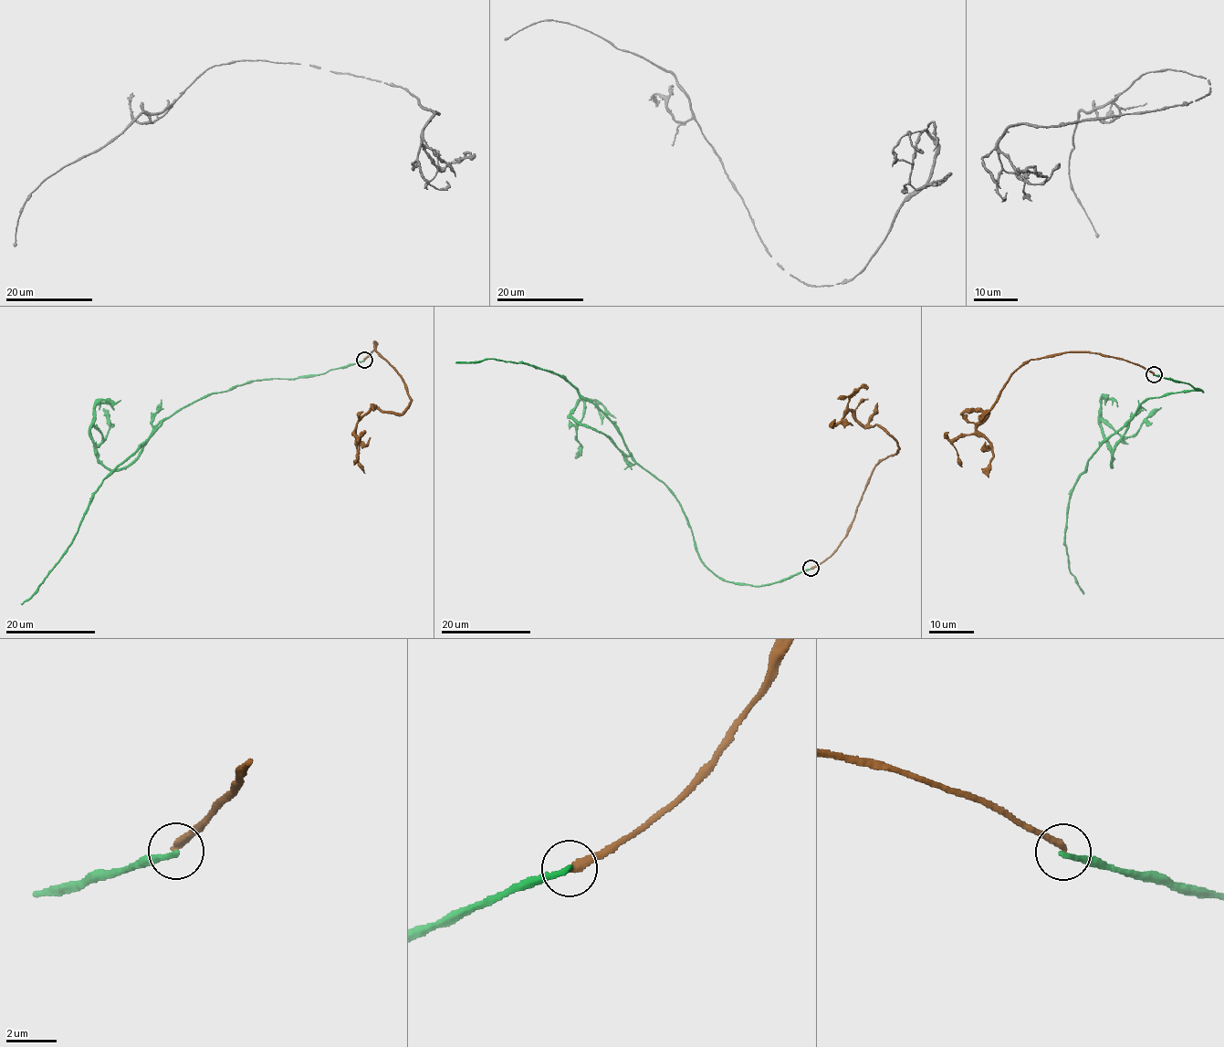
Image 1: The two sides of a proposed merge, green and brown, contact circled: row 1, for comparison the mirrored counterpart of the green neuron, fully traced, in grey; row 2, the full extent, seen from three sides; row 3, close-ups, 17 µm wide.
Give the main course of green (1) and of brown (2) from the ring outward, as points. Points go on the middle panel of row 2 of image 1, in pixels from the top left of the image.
1: (810, 569), (754, 586), (721, 580), (672, 490), (567, 381), (524, 363), (455, 362)
2: (810, 569), (844, 538), (876, 466), (899, 446), (878, 425), (865, 426), (850, 411), (831, 428)

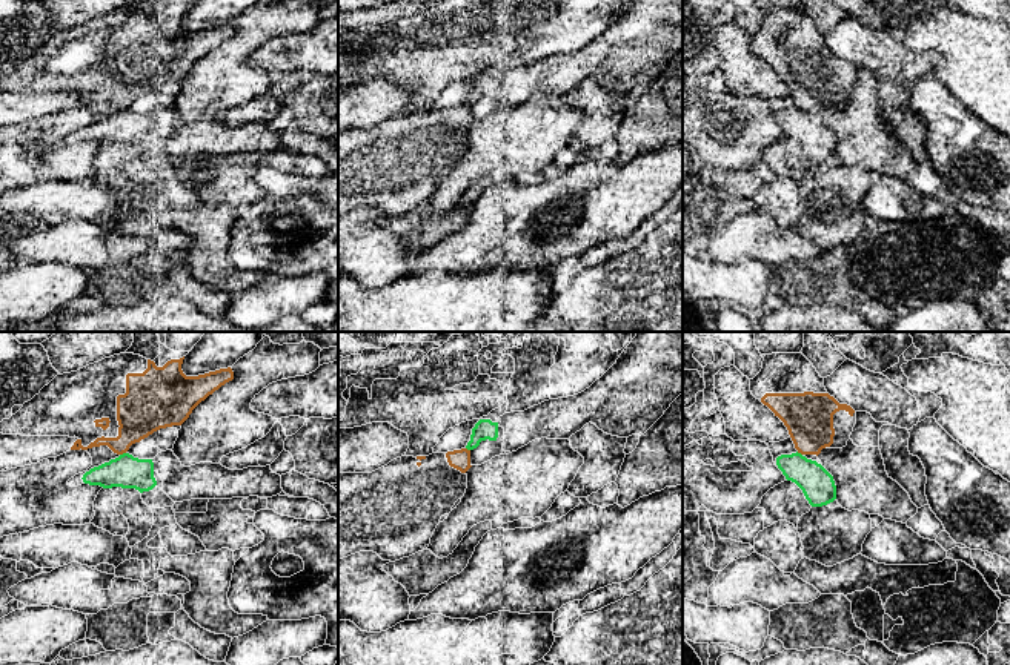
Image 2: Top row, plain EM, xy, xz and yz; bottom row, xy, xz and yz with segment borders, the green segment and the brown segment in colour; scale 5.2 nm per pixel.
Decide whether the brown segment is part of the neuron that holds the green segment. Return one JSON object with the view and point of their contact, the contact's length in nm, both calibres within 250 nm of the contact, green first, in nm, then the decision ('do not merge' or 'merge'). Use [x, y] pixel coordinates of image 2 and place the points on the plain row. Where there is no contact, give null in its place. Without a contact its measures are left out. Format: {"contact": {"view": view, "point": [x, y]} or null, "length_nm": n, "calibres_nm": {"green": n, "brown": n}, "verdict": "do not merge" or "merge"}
{"contact": {"view": "xy", "point": [123, 109]}, "length_nm": 40, "calibres_nm": {"green": 170, "brown": 260}, "verdict": "do not merge"}

